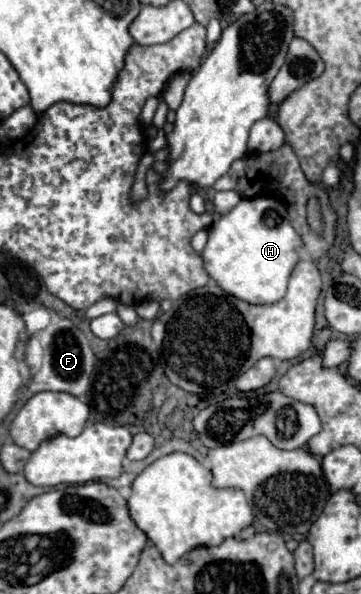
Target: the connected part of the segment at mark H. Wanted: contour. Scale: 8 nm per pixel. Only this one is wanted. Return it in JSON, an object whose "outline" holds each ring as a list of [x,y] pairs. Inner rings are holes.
{"outline":[[[254,197],[254,199],[242,199],[232,211],[214,219],[214,223],[208,229],[208,241],[202,251],[202,259],[206,273],[228,295],[234,295],[252,305],[270,305],[284,297],[288,277],[300,259],[300,247],[302,247],[300,235],[290,225],[288,211],[284,209],[284,205],[274,197]]]}

